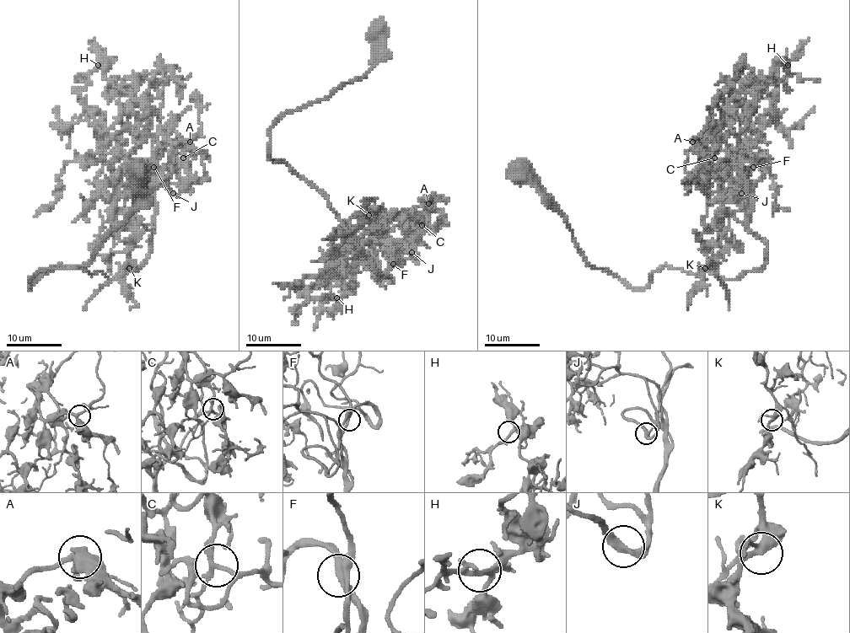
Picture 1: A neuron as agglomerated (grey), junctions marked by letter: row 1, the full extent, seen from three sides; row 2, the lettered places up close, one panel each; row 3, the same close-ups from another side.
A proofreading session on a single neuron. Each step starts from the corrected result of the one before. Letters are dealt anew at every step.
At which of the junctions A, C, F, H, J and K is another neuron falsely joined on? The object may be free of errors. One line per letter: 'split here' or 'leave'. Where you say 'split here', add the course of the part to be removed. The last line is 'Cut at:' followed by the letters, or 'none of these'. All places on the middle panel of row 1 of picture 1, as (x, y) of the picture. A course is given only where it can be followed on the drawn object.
A: leave
C: leave
F: leave
H: leave
J: leave
K: leave
Cut at: none of these

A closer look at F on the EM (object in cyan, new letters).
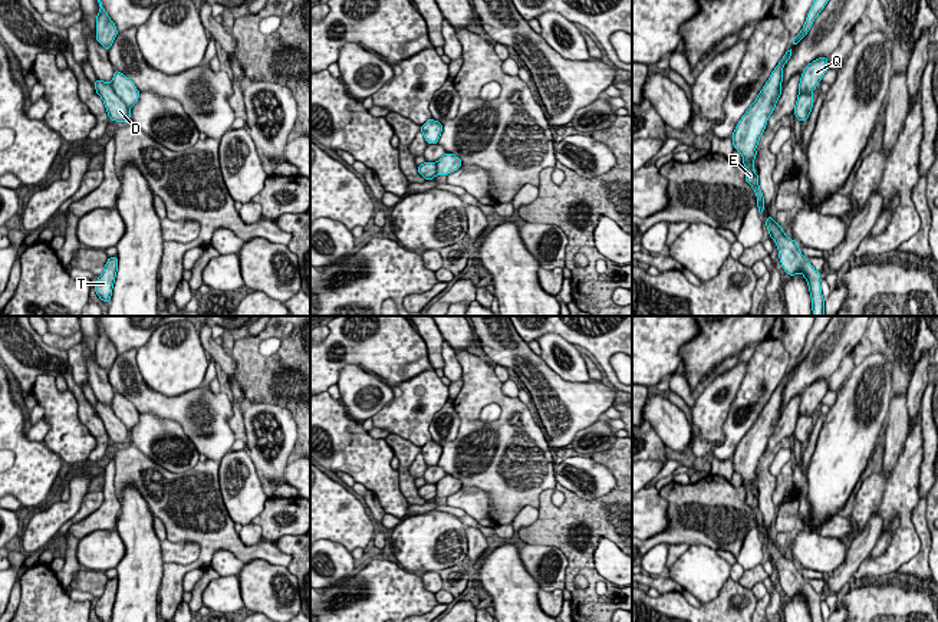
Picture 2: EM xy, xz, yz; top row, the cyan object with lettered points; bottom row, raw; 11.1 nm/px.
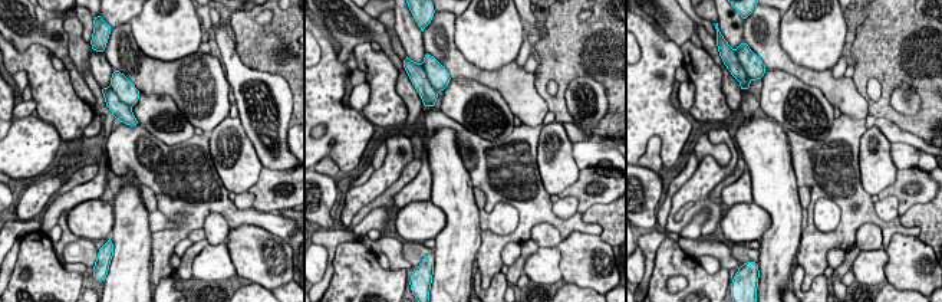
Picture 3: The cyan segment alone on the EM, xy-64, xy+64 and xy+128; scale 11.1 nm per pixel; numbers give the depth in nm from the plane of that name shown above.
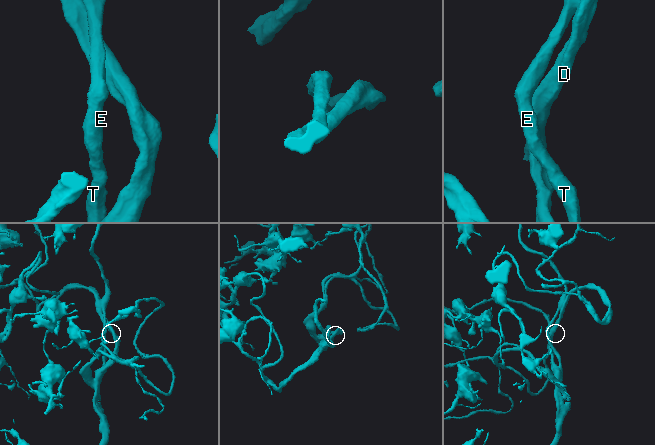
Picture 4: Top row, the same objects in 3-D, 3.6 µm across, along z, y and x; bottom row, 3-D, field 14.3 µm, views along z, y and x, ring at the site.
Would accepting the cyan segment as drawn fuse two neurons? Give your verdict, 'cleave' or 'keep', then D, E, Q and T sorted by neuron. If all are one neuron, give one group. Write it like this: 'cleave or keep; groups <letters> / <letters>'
keep; groups D E Q T

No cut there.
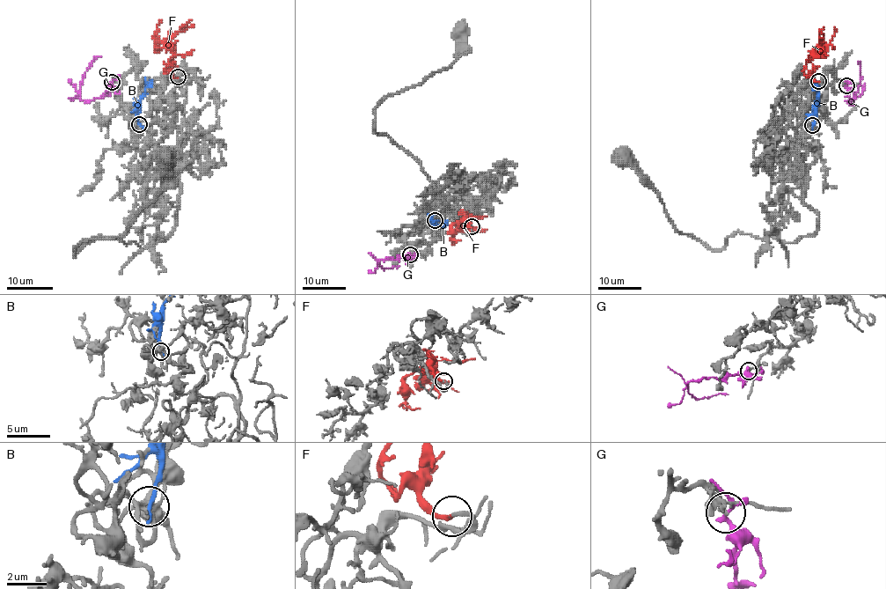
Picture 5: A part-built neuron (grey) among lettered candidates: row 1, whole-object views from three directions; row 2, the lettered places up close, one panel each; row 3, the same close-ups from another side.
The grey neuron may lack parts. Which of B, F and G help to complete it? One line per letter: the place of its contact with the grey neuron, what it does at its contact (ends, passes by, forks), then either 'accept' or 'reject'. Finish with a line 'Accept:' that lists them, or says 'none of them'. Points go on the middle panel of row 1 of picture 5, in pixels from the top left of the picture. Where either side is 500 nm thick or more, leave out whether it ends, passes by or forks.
B: contact (435, 220); it ends; reject
F: contact (472, 226); it ends; accept
G: contact (410, 254); it forks; reject
Accept: F

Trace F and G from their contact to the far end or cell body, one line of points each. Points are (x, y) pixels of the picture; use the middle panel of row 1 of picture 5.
F: (472, 226), (467, 224), (466, 217), (461, 211), (467, 218), (452, 225), (450, 239), (453, 244), (455, 241)
G: (409, 254), (379, 261), (382, 268), (399, 267)

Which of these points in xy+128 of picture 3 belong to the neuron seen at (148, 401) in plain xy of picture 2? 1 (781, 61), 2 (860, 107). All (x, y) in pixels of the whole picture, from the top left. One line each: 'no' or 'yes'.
1: yes
2: yes

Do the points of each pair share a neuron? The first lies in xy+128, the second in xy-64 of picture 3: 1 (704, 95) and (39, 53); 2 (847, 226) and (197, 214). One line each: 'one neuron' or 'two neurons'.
1: one neuron
2: one neuron

